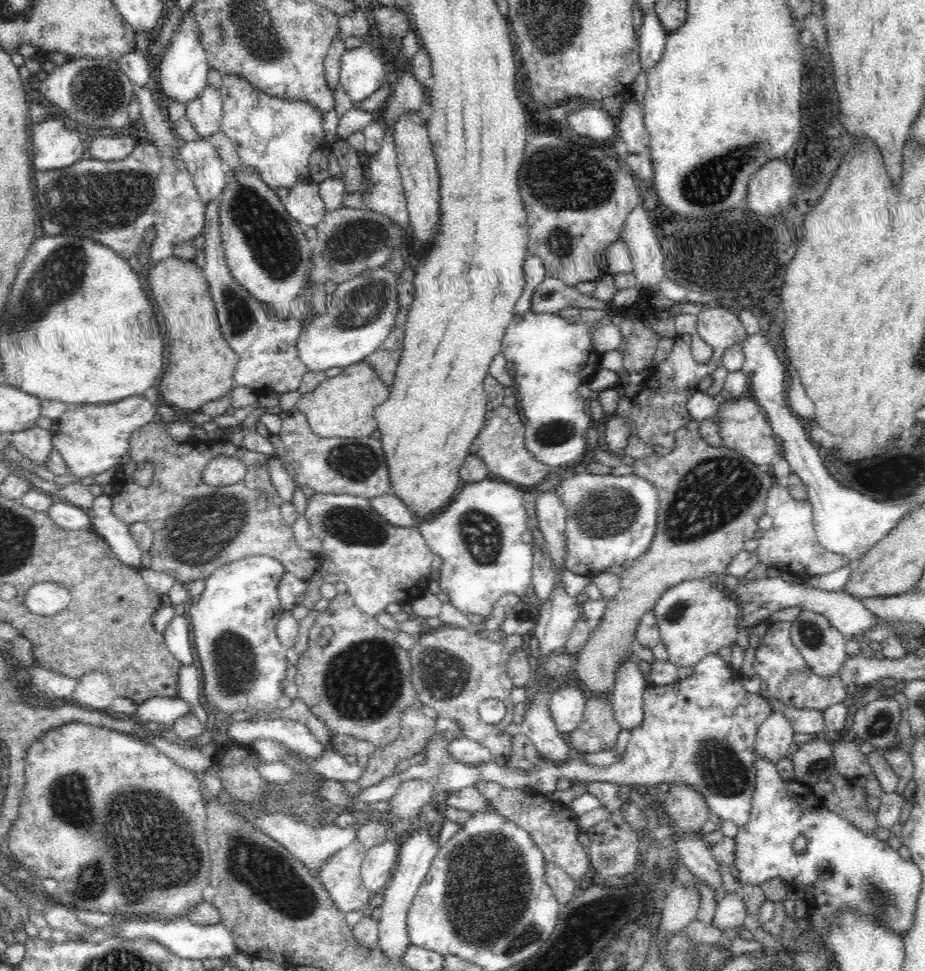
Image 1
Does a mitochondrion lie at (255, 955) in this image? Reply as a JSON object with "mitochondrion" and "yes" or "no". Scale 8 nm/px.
{"mitochondrion":"no"}

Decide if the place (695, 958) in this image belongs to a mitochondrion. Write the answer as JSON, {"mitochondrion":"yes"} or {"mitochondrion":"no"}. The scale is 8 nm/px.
{"mitochondrion":"yes"}

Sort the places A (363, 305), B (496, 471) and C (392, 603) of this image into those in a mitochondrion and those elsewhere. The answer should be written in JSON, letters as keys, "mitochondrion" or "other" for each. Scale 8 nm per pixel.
{"A":"mitochondrion","B":"other","C":"other"}

